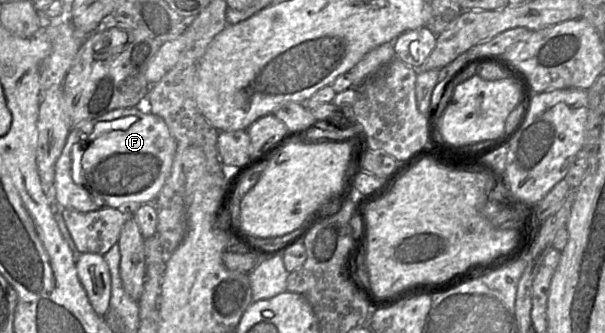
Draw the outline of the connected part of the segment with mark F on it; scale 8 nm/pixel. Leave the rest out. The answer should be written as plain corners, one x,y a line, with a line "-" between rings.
118,108
98,118
82,121
72,126
55,164
56,201
64,209
80,212
117,208
124,204
155,203
171,171
175,152
176,141
165,121
146,108

